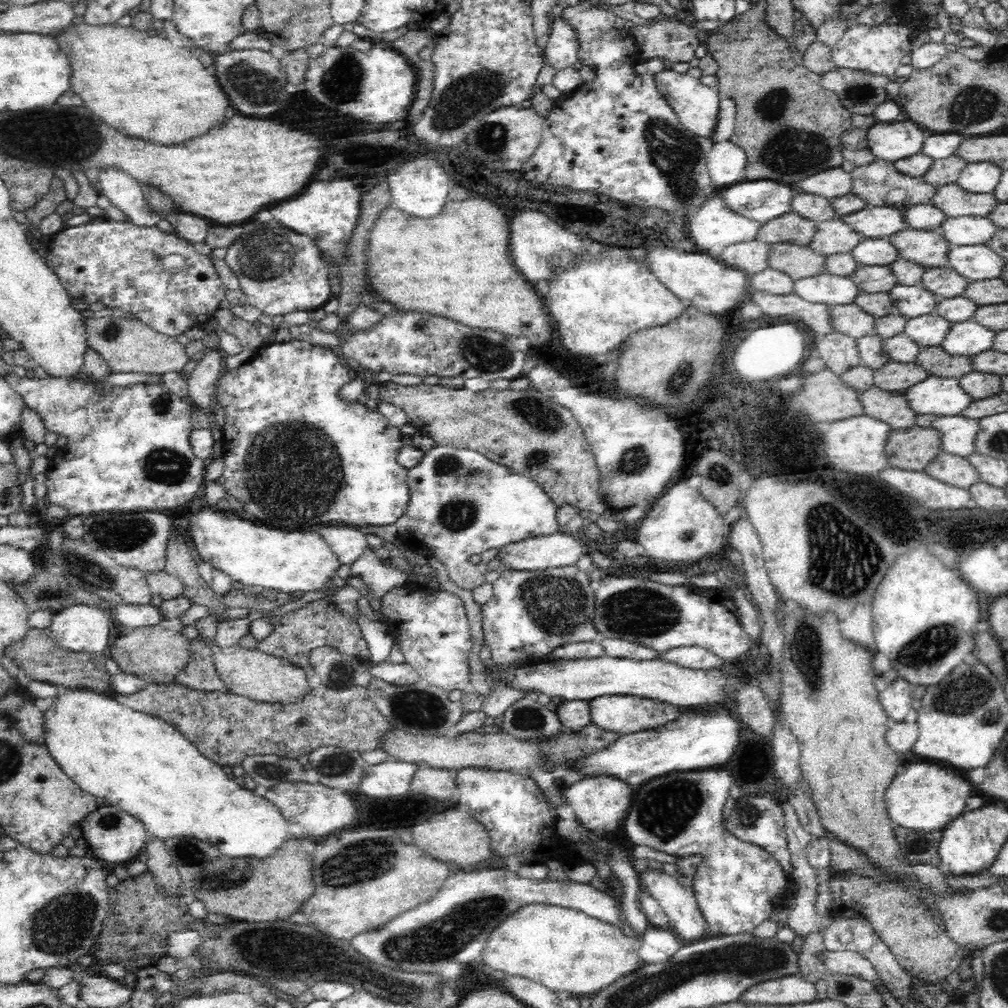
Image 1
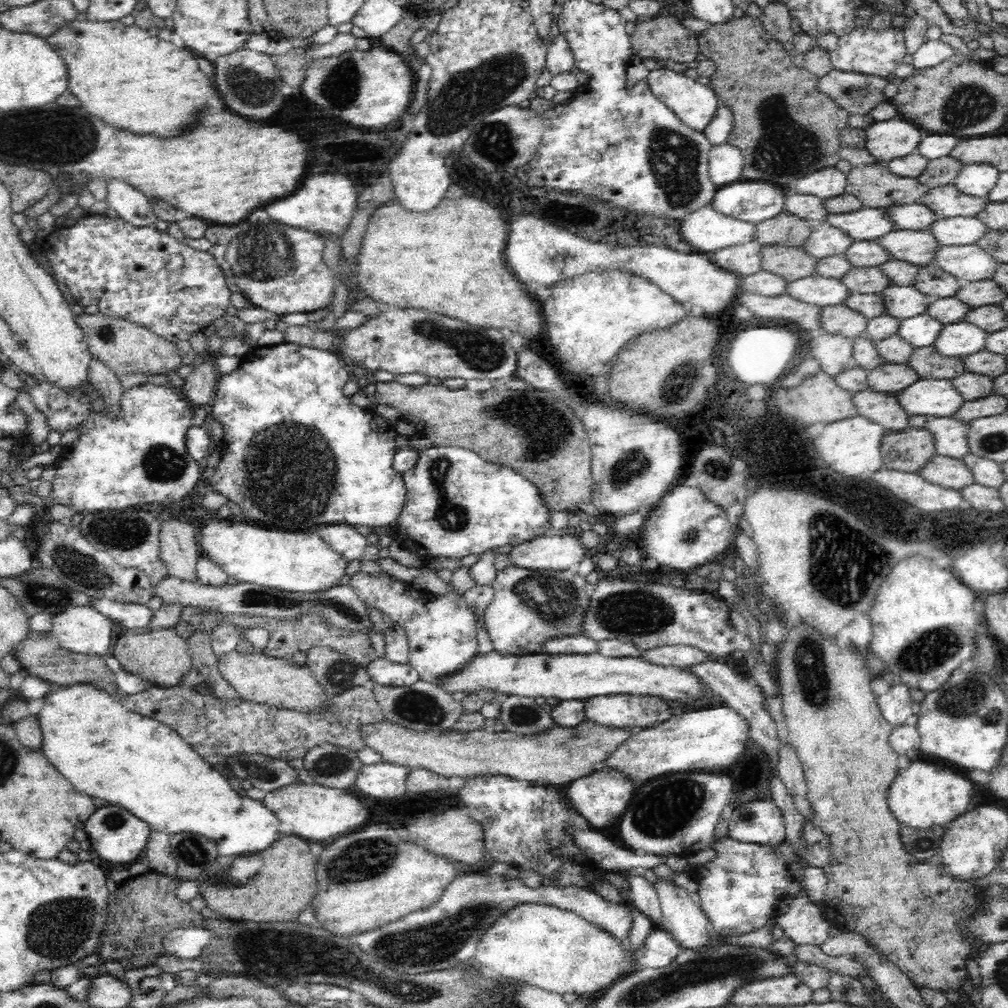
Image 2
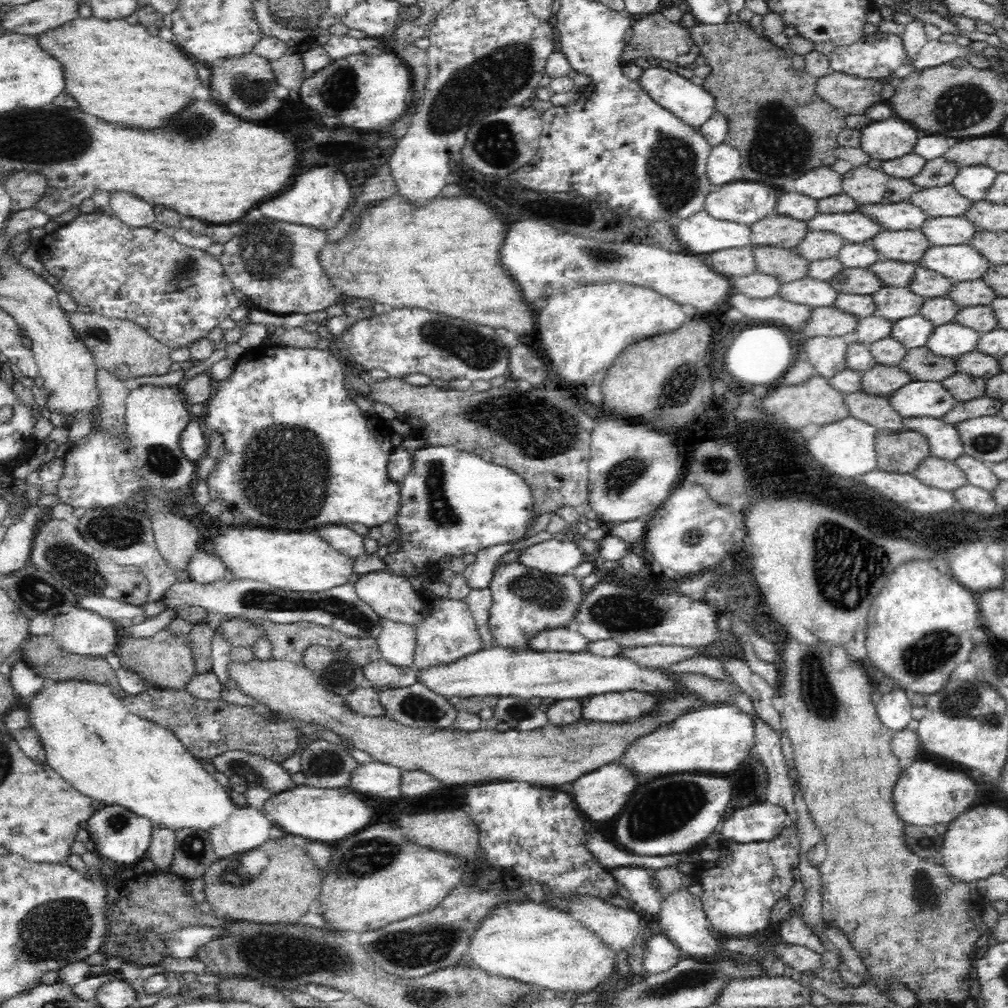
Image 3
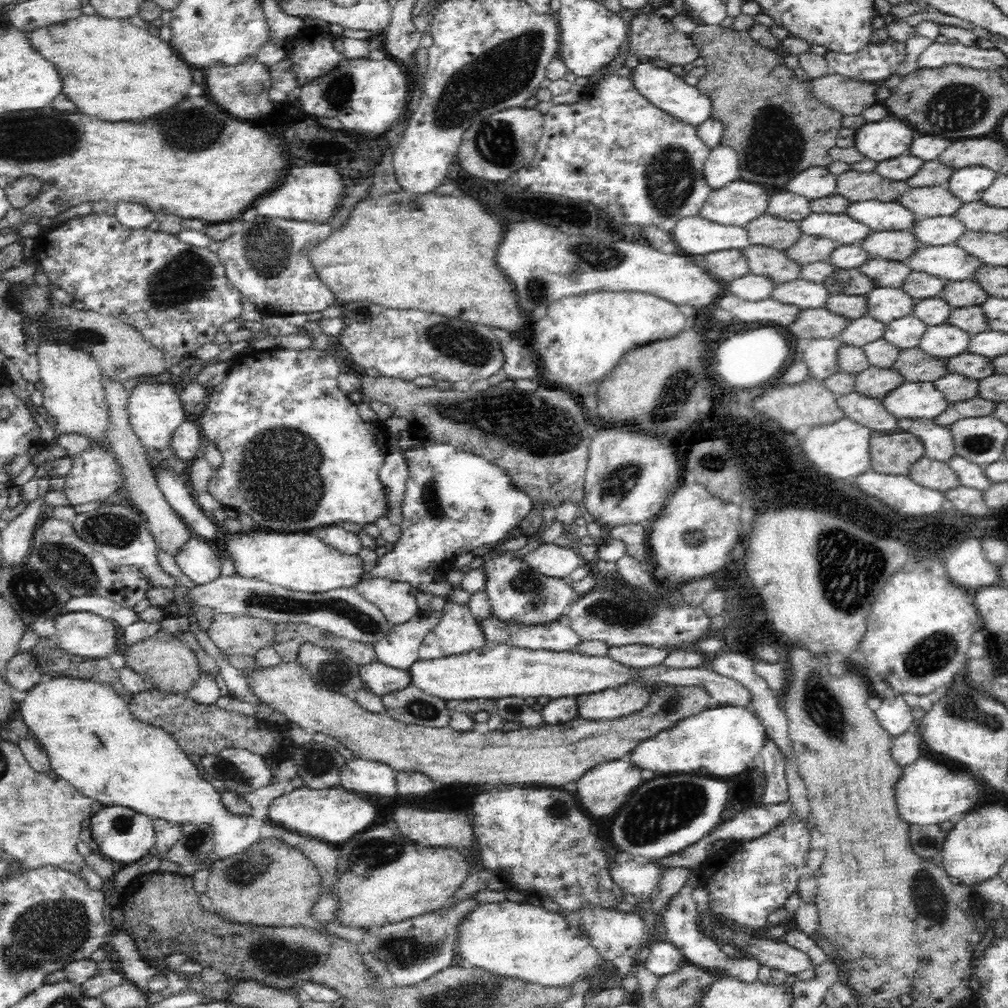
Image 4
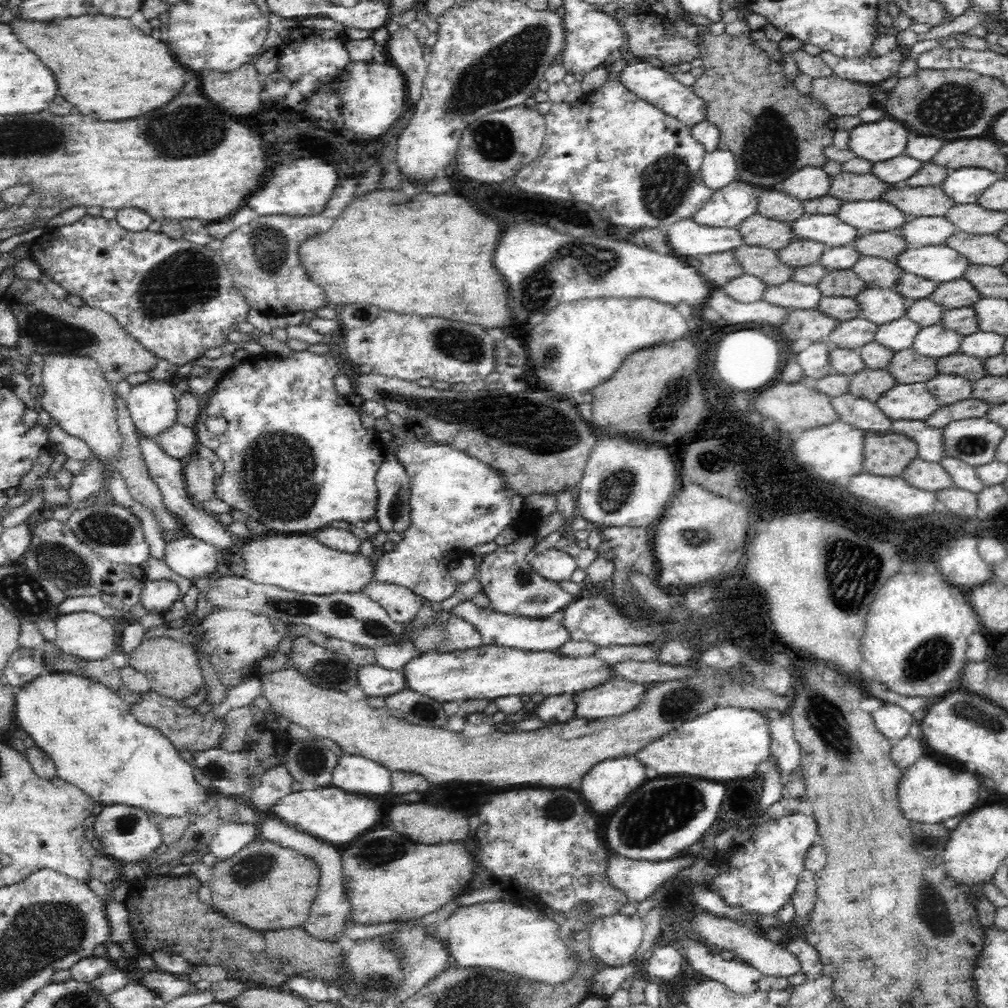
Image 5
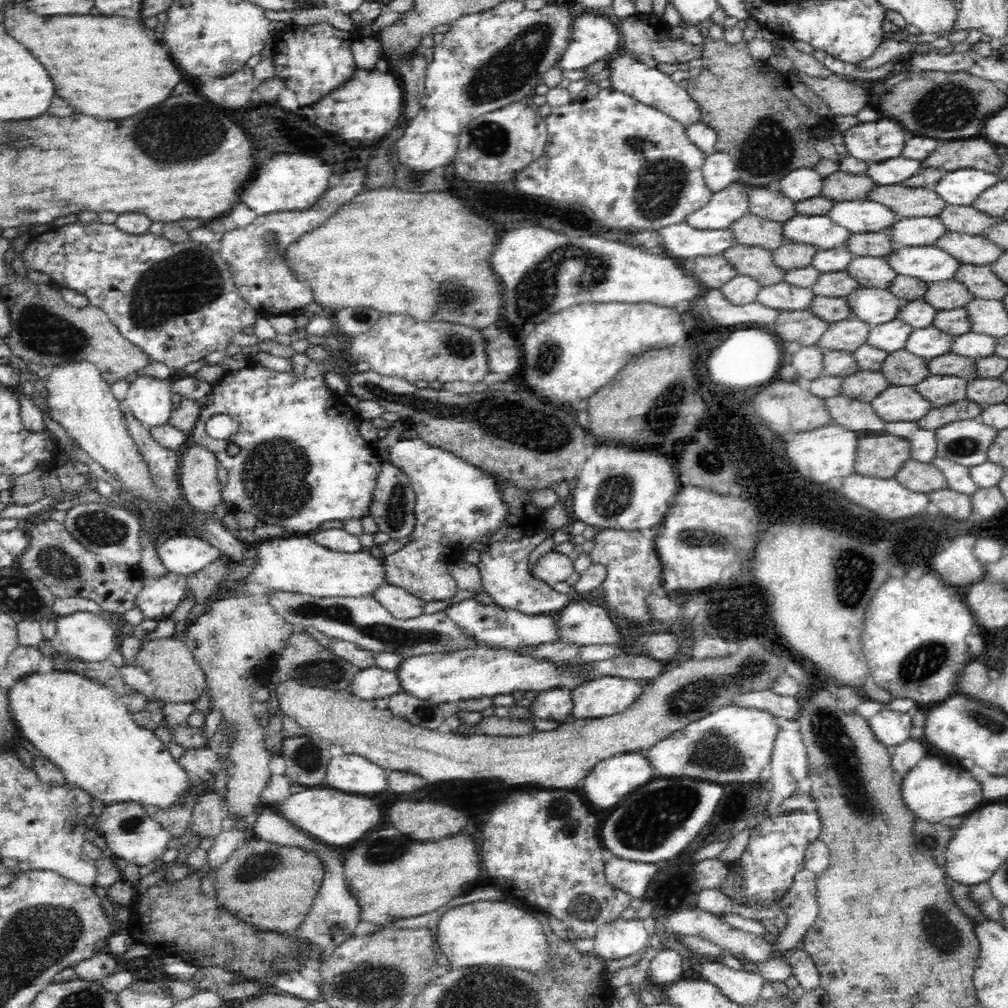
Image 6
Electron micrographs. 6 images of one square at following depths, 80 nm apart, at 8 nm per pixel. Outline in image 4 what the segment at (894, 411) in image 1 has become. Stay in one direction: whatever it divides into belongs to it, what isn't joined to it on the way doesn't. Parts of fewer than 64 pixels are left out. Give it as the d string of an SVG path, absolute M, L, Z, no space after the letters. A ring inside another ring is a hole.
M856 391L839 395L838 405L844 410L844 416L866 425L874 431L895 433L898 431L899 418L890 414L882 399L870 398Z

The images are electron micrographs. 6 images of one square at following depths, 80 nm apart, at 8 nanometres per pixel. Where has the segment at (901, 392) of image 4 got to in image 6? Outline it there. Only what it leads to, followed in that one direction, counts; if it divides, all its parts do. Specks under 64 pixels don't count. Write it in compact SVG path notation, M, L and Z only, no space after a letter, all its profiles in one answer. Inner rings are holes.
M890 385L870 404L884 422L918 421L933 408L932 403L918 392L918 385Z

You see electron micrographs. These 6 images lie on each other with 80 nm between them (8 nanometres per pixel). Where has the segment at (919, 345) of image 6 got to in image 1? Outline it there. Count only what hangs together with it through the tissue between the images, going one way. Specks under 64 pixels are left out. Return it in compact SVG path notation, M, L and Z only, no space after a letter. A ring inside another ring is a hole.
M974 319L952 323L942 347L950 354L974 357L992 349L997 332Z

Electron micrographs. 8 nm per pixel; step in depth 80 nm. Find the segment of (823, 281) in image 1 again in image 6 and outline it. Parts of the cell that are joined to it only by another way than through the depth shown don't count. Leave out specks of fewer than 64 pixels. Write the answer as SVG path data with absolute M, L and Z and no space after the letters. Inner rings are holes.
M782 282L760 288L756 301L779 311L808 310L815 298L816 293L812 287L804 288Z

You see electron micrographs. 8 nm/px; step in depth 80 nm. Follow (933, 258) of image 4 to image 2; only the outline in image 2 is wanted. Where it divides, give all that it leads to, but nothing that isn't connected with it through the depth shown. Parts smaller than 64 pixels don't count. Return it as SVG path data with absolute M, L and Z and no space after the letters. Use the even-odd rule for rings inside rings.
M978 244L966 246L941 245L936 266L947 270L964 282L992 279L1000 263Z

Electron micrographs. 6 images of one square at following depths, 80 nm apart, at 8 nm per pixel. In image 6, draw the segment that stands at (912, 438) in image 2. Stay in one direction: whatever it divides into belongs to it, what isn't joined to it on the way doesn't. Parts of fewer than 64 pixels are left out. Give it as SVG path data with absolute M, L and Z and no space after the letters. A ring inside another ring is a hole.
M861 433L858 438L856 473L878 478L895 477L906 461L912 459L911 454L910 441L905 438L894 435Z

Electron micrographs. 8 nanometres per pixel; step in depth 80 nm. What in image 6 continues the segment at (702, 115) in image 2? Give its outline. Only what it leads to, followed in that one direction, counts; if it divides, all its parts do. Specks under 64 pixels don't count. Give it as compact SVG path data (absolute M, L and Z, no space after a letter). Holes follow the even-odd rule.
M627 53L613 55L608 59L607 68L610 70L610 84L618 90L644 104L665 112L687 128L701 121L702 109L698 105L698 101L695 101L687 89L678 86L665 72L661 72L656 67L649 68Z

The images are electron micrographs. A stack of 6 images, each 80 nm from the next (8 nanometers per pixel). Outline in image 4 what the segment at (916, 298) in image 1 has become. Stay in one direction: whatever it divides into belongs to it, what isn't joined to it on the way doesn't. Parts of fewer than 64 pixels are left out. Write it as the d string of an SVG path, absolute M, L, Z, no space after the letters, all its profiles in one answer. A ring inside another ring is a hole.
M876 287L865 296L868 301L868 315L884 322L884 324L912 315L914 306L919 301L904 292L902 287Z

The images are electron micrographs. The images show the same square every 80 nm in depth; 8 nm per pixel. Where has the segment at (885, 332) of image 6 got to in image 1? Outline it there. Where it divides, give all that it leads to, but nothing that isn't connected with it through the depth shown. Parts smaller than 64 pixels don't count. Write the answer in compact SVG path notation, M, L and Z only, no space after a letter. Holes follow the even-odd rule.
M934 310L930 314L908 319L904 333L922 347L940 346L948 336L951 326L948 319Z

